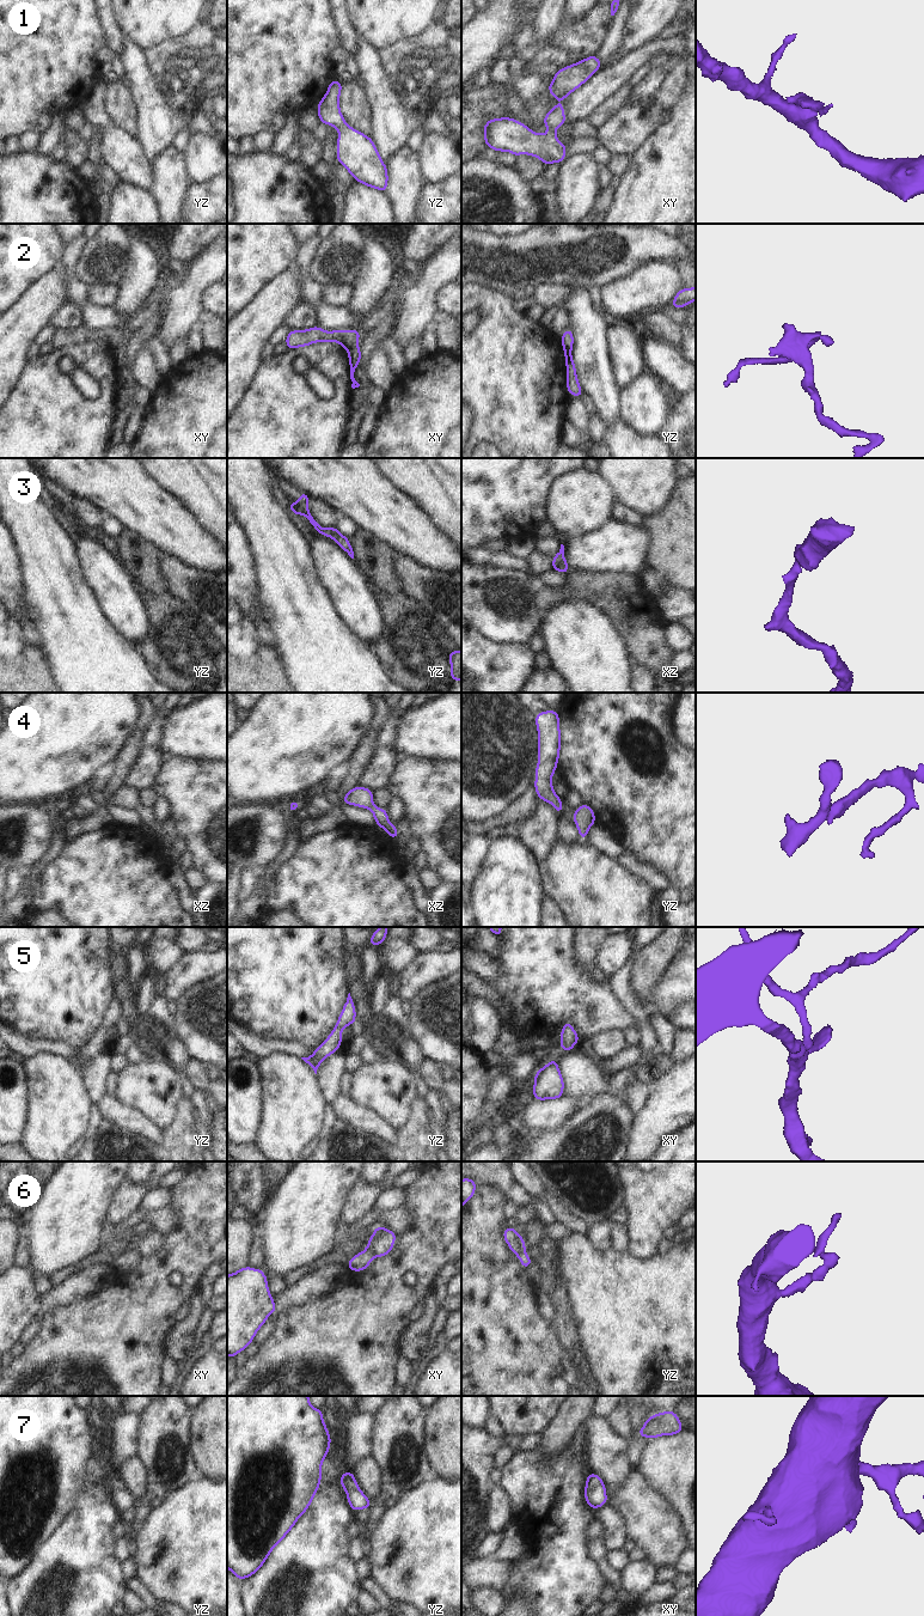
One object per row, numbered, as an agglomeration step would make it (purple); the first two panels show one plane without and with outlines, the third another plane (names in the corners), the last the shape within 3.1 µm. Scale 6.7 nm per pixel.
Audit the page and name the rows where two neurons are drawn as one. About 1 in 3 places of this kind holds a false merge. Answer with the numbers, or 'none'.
2, 6

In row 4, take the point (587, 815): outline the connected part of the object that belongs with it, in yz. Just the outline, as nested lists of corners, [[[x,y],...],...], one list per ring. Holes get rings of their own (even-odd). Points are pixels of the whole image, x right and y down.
[[[585,803],[574,811],[573,821],[576,824],[581,840],[586,840],[588,830],[595,823],[595,812]]]

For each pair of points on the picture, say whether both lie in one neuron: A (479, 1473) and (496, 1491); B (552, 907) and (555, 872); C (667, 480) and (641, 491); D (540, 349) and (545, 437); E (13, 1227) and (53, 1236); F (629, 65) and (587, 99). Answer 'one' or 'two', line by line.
A: two
B: two
C: one
D: one
E: two
F: one

